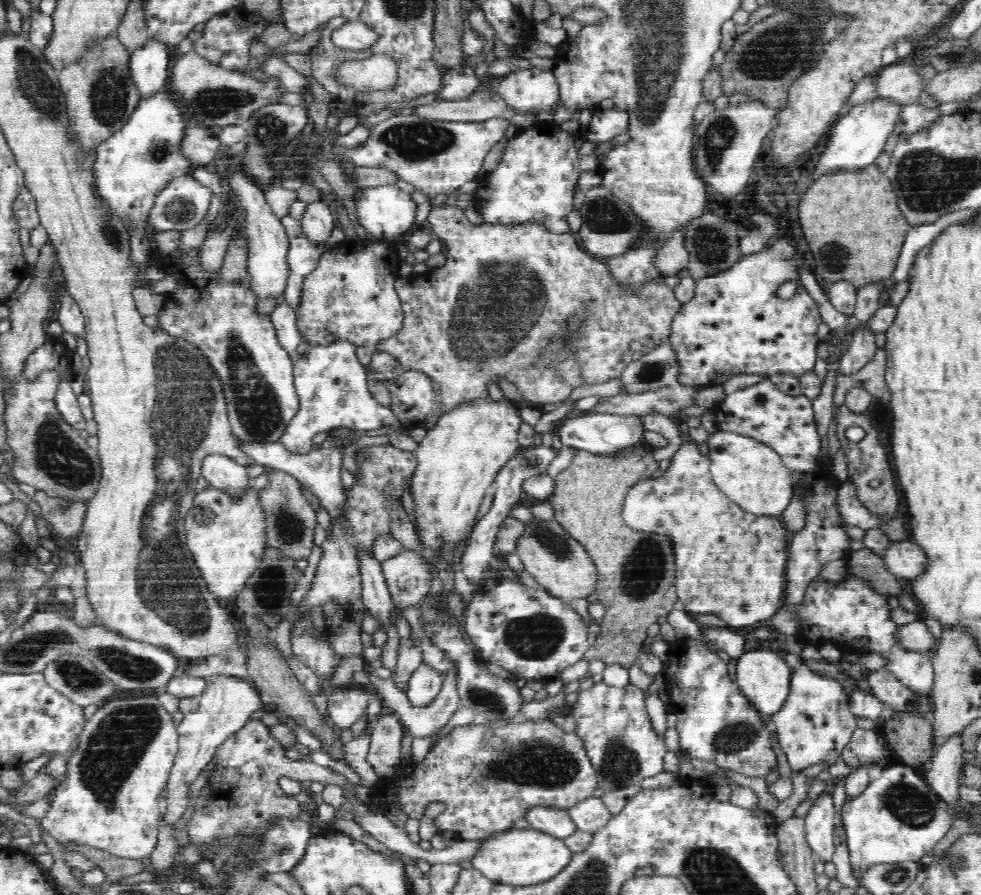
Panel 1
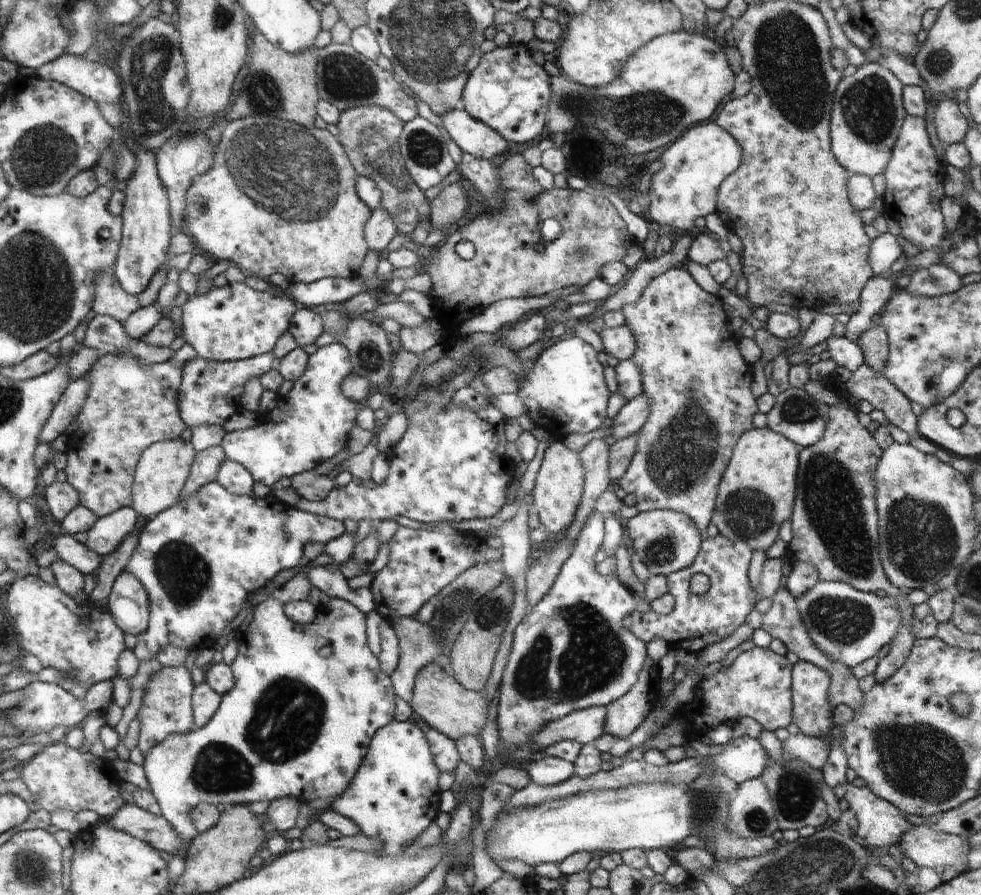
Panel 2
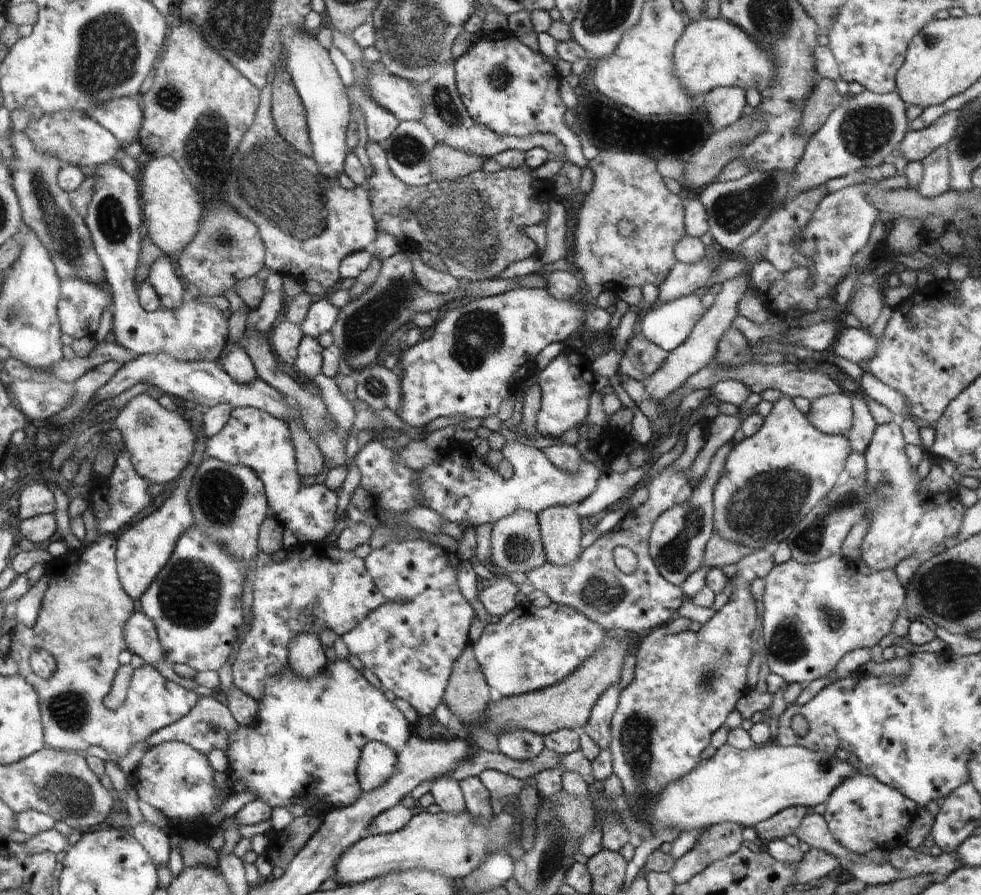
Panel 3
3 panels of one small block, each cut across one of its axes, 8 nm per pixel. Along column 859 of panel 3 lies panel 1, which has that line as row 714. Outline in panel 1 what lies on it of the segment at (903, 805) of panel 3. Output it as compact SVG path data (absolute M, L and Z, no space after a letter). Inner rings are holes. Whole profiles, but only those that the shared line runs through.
M788 652L785 660L792 669L791 693L779 712L771 715L778 744L793 771L820 763L831 766L838 762L842 749L856 730L857 716L850 712L846 690L837 680L815 673L800 655Z

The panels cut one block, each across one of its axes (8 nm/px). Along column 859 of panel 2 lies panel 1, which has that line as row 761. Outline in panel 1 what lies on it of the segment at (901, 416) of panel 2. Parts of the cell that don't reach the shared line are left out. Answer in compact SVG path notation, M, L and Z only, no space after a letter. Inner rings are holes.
M391 711L375 722L371 732L371 743L366 760L369 762L378 778L392 775L400 762L400 743L403 737L403 726L399 717Z

